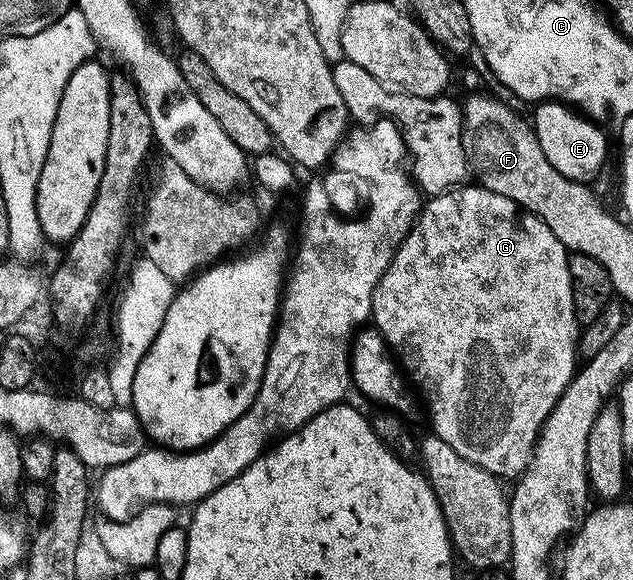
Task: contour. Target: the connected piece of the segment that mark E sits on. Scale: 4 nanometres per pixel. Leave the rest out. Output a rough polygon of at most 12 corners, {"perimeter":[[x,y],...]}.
{"perimeter":[[565,102],[534,107],[545,160],[588,184],[607,162],[600,123]]}

